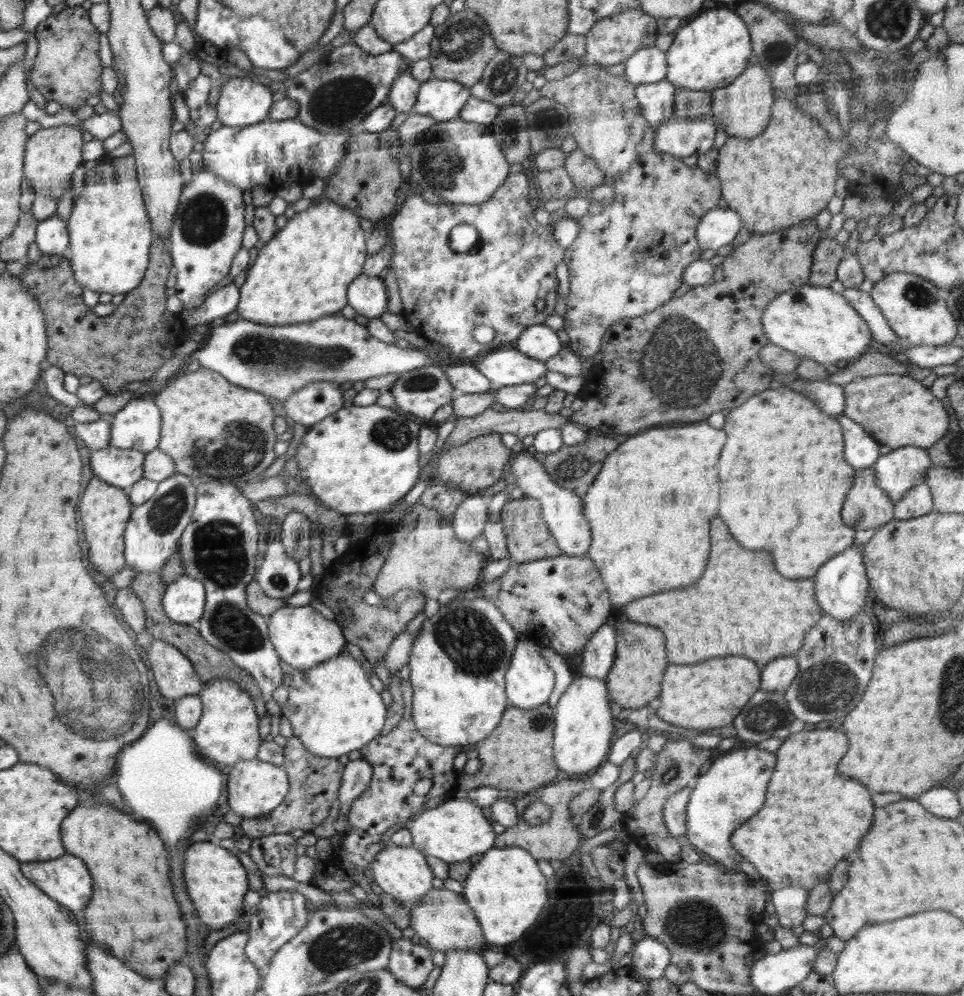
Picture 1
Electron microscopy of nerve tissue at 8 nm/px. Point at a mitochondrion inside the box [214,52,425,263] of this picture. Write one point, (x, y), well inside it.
(341, 98)

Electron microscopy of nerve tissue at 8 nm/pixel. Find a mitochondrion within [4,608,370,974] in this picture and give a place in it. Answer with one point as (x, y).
(99, 663)

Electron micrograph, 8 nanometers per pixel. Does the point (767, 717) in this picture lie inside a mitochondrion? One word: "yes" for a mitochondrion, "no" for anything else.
yes

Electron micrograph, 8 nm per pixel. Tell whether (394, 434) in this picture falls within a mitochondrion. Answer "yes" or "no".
yes

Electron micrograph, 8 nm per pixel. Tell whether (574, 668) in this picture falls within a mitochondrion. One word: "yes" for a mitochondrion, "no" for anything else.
no

